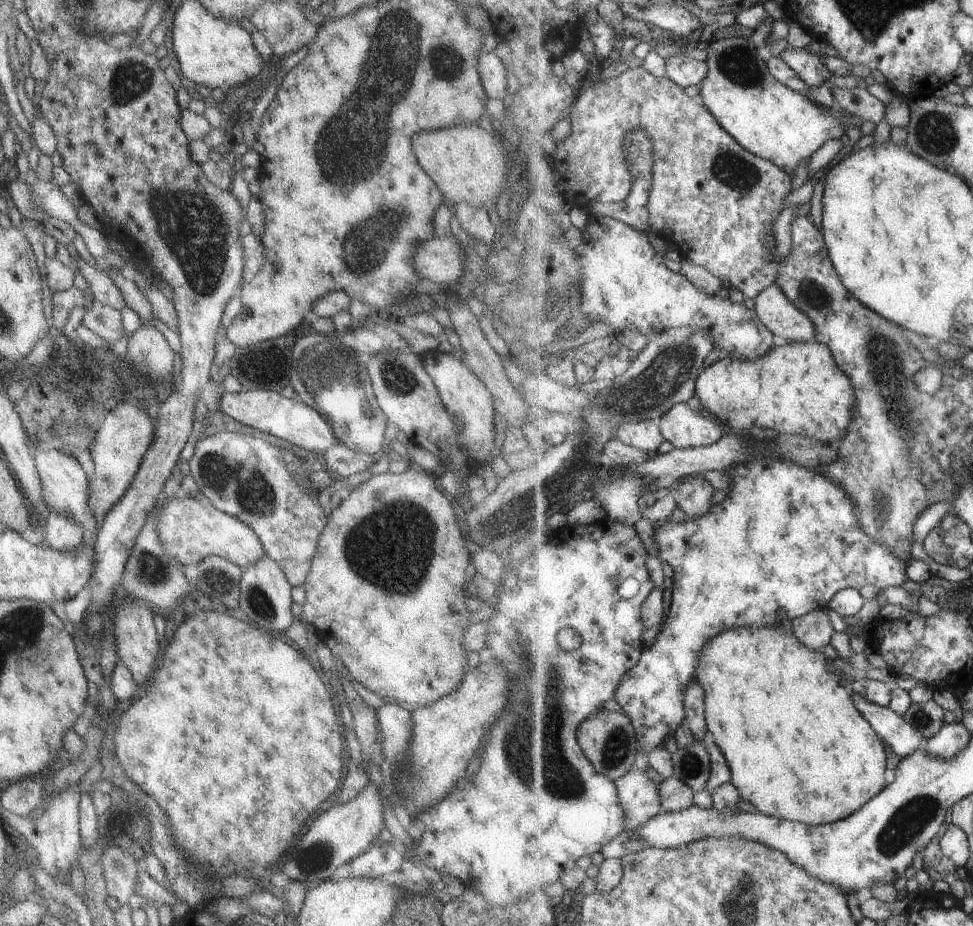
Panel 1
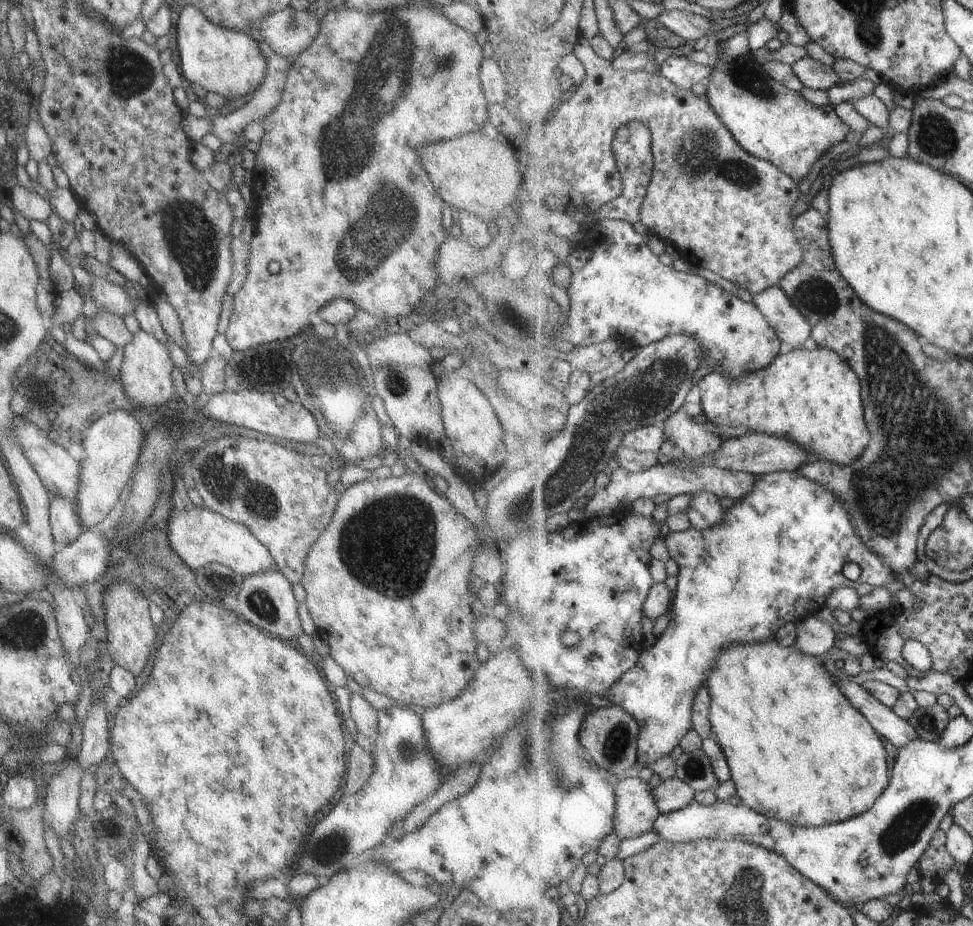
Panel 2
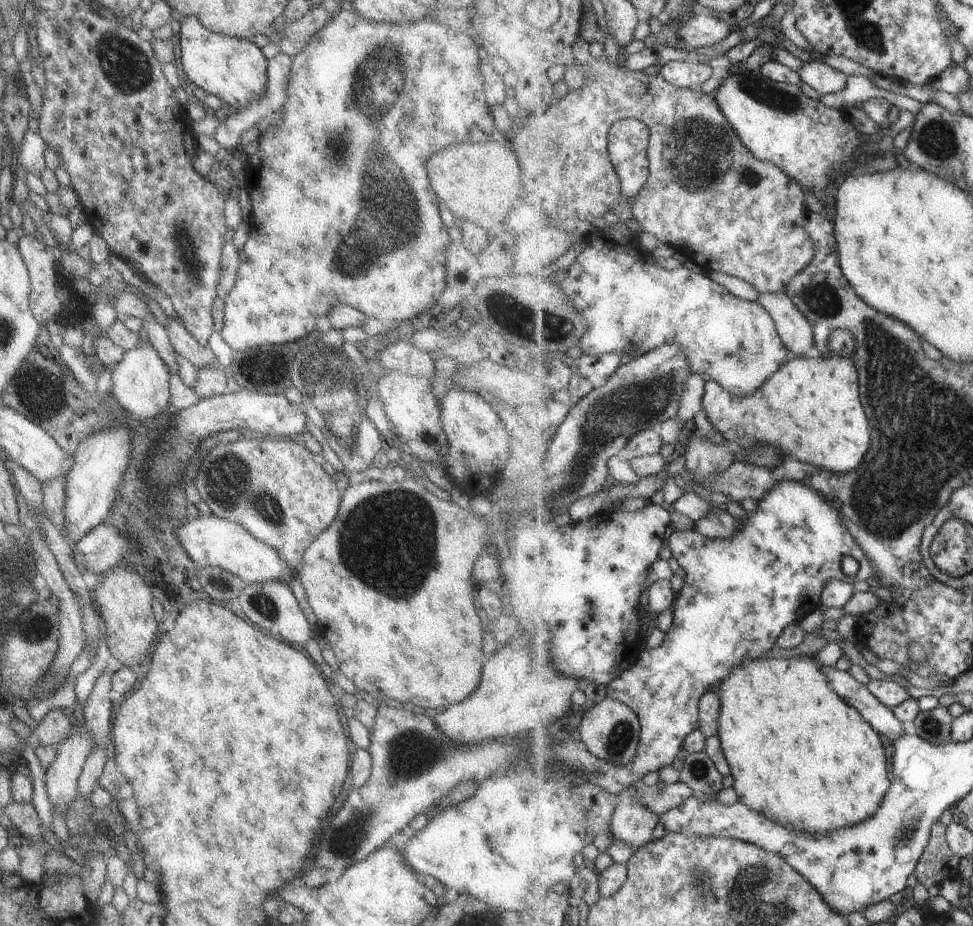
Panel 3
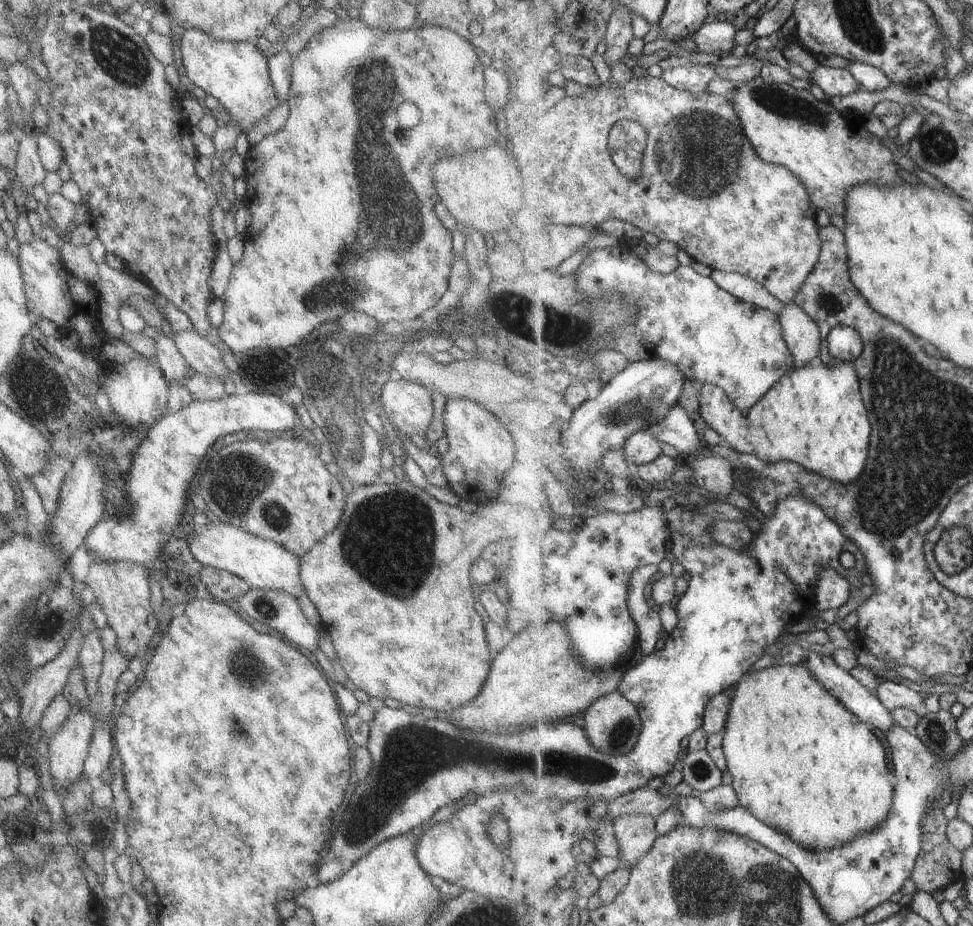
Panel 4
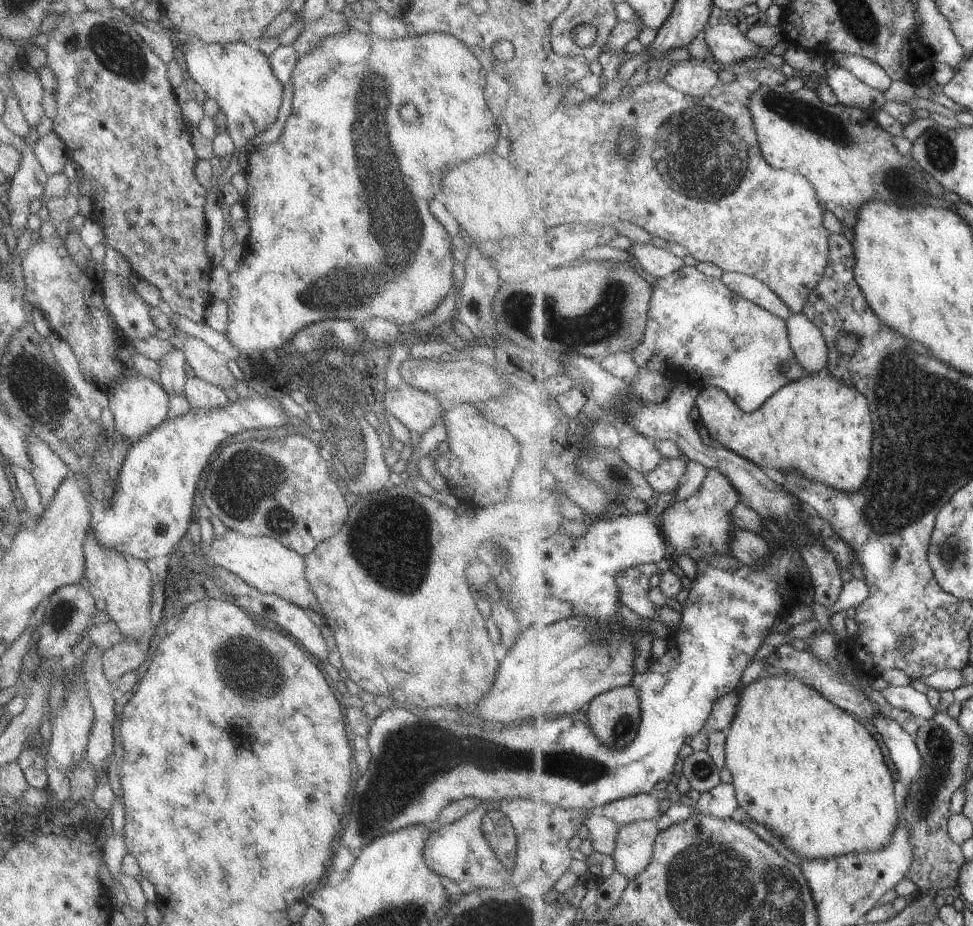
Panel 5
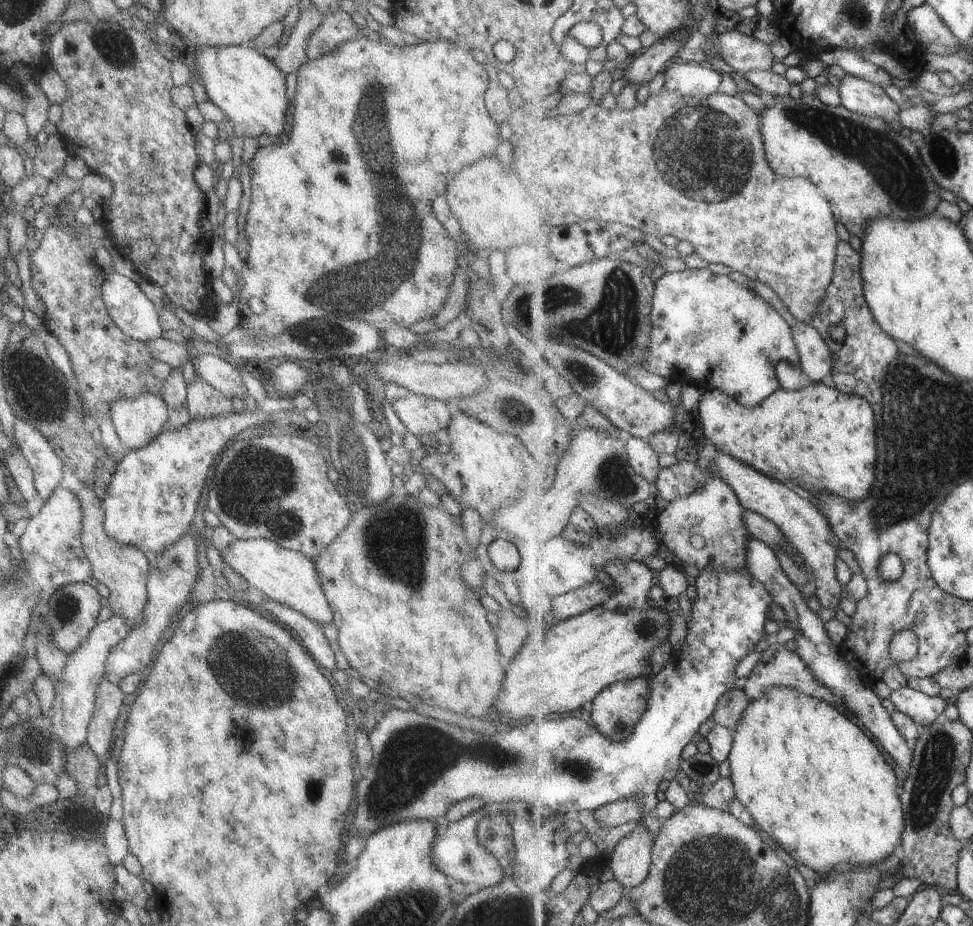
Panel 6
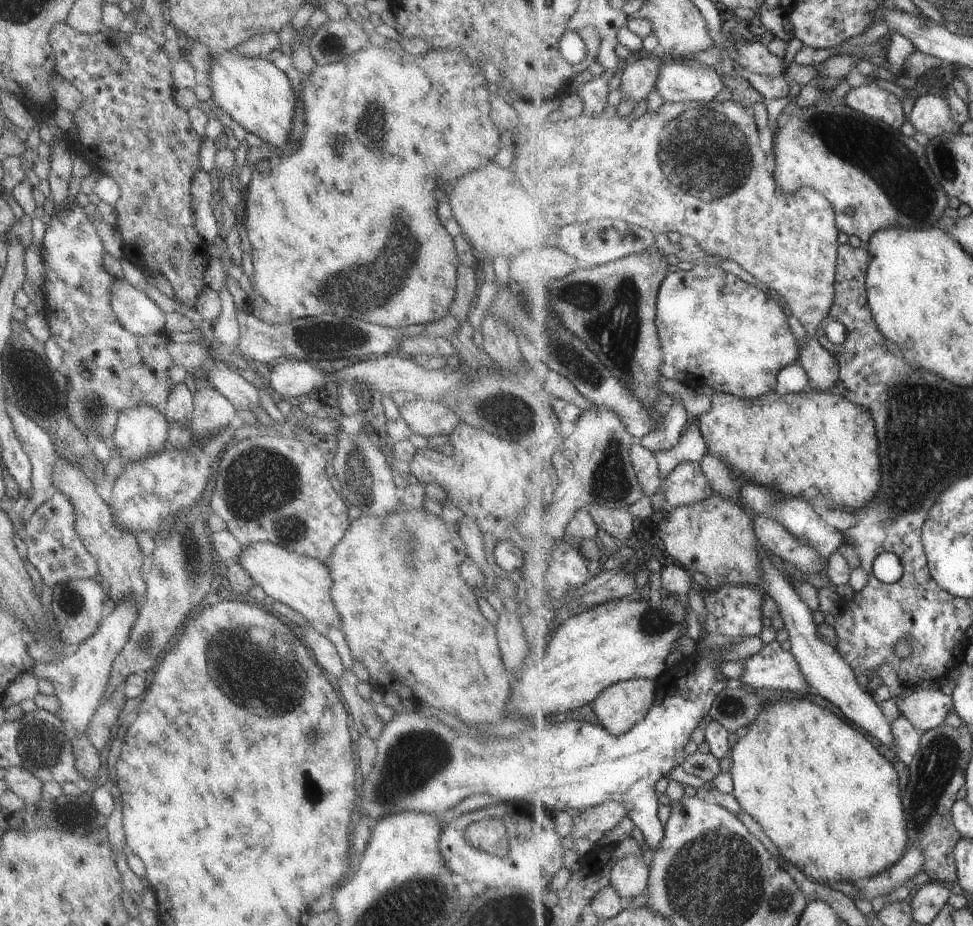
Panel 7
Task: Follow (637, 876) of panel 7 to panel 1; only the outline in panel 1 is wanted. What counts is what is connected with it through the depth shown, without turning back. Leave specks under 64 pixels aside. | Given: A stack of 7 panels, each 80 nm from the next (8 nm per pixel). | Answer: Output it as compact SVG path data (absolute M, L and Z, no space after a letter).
M634 770L615 783L619 797L627 812L627 831L637 830L662 811L660 785L655 784L646 772Z

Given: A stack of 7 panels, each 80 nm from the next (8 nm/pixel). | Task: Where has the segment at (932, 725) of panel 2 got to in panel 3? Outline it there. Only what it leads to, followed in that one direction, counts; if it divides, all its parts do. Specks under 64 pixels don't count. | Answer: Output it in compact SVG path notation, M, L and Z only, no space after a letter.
M939 706L932 711L921 711L914 720L913 731L933 744L951 744L955 743L952 739L953 721L949 708Z

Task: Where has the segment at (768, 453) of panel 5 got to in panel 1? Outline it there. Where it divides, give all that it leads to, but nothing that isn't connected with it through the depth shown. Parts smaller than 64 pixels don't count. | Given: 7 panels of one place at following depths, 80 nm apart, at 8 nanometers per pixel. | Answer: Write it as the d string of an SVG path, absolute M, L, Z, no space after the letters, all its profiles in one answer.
M790 342L785 347L775 347L769 354L755 361L722 354L717 362L709 364L697 378L696 395L700 399L700 404L711 415L721 418L726 431L737 435L751 432L757 426L771 428L781 434L800 435L832 444L837 440L843 440L843 434L849 430L854 420L854 381L839 368L831 350L818 342L813 344Z

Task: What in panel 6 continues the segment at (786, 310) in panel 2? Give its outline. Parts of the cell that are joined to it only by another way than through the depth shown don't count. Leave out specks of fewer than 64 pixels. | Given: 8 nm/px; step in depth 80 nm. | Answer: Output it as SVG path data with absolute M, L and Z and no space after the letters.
M800 322L793 330L800 352L800 367L811 382L821 383L827 374L833 372L835 354L815 327Z

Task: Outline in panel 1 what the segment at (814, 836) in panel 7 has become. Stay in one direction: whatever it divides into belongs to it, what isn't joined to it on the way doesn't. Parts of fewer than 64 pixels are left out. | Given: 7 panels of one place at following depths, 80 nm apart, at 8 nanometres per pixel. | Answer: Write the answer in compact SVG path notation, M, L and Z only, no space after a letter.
M777 624L777 626L759 626L759 628L757 628L757 626L739 626L739 628L729 628L729 630L721 632L721 634L715 636L715 638L711 638L707 647L703 648L703 655L699 658L699 667L698 672L695 672L695 681L702 685L702 688L706 693L707 730L709 730L710 739L716 742L717 746L719 746L719 749L726 757L727 763L730 765L733 776L732 785L737 789L740 797L745 801L749 801L749 803L755 806L760 813L779 819L801 822L814 826L835 823L855 815L855 812L861 810L869 800L875 799L875 796L878 796L888 786L887 778L885 778L885 772L887 772L887 752L885 752L885 746L883 746L883 742L881 742L882 738L878 736L878 733L872 728L870 722L863 717L863 714L858 710L858 706L855 705L852 682L847 680L845 676L841 676L841 673L838 673L837 669L833 666L832 660L827 659L823 650L811 650L811 648L807 648L805 644L801 644L801 642L797 640L797 636L795 636L793 632L785 632L781 624Z

